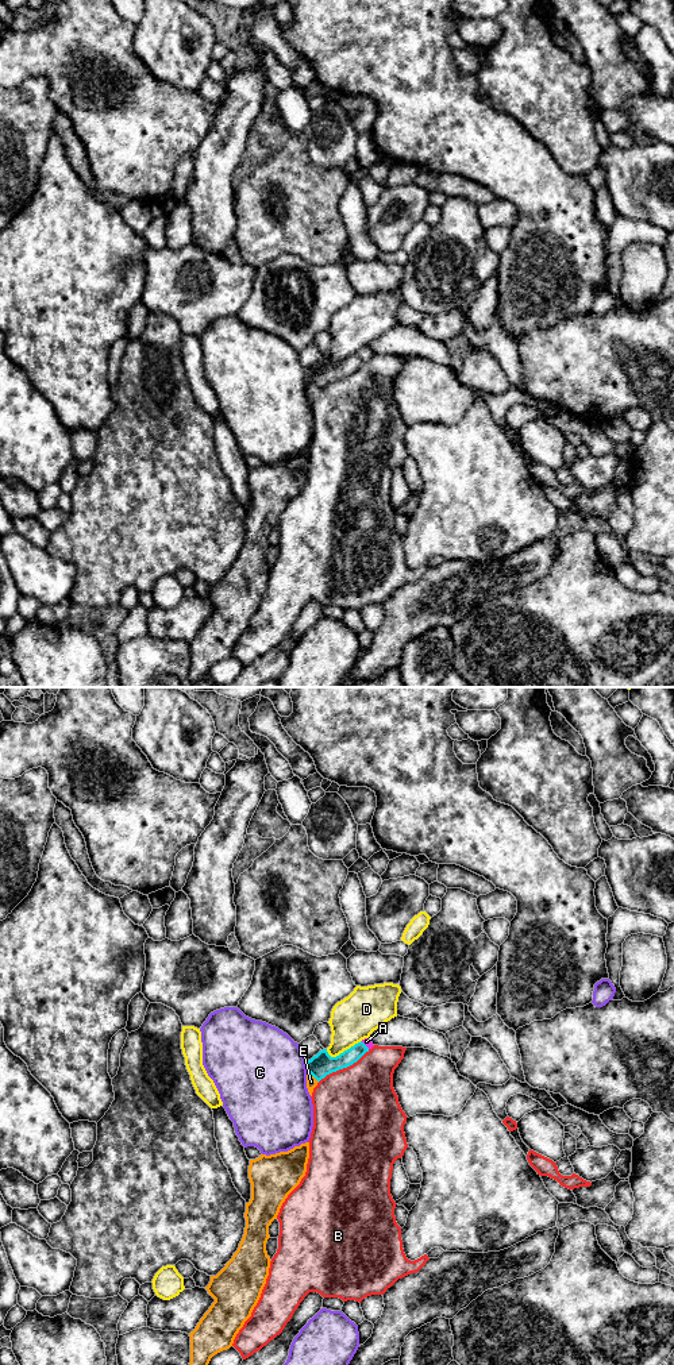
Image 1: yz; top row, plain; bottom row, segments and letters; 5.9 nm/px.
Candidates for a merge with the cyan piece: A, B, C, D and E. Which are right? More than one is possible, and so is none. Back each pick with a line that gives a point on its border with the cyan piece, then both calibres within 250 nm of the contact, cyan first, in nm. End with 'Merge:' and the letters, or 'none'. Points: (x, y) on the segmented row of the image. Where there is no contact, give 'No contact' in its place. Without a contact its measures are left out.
A: Touches cyan at yz (364, 1044). Thickness 110 nm (cyan) against 50 nm
Merge: A

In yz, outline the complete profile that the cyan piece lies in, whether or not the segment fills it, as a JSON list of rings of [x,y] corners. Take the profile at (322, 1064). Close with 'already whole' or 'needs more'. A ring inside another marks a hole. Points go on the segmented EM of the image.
[[[365,1038],[336,1057],[331,1057],[327,1049],[323,1049],[307,1061],[307,1073],[311,1073],[320,1081],[327,1075],[353,1065],[373,1046],[373,1042],[369,1038]]]; needs more

